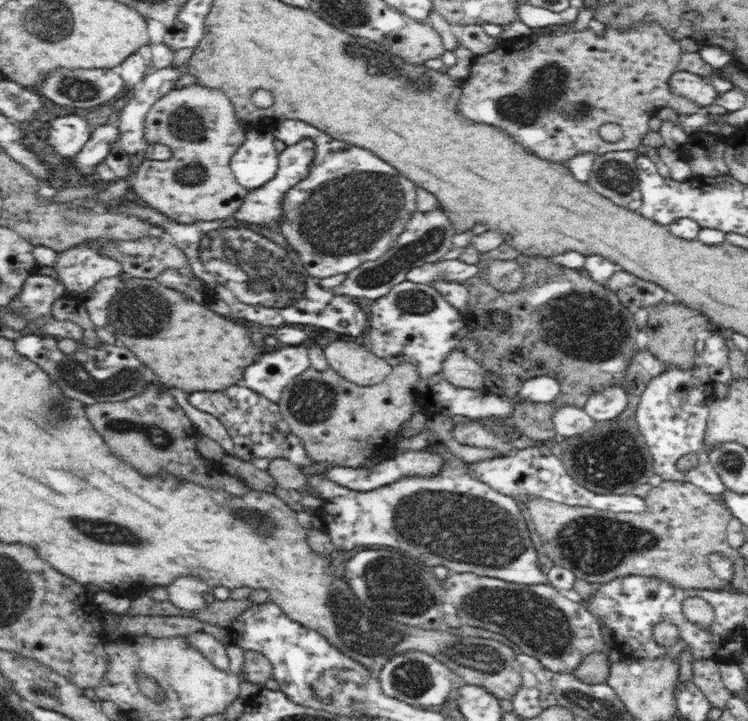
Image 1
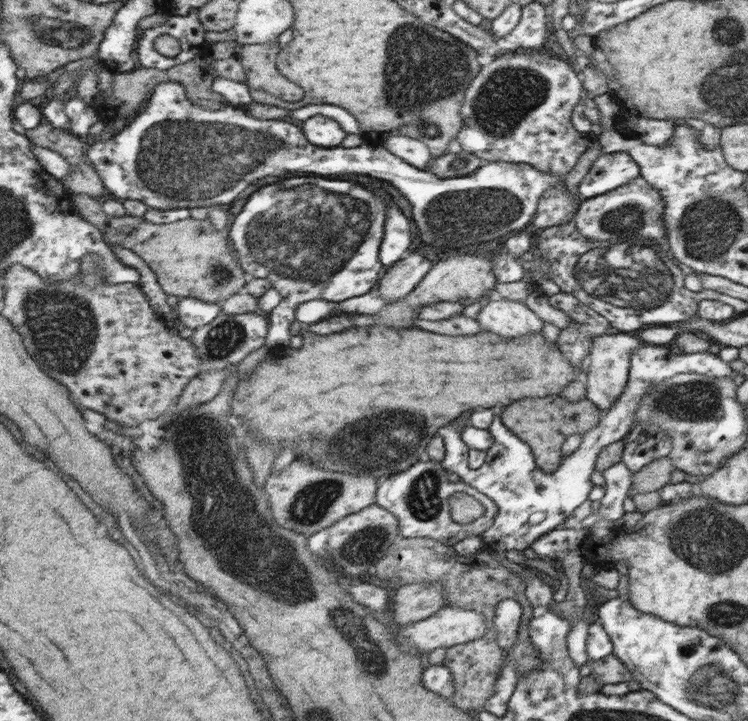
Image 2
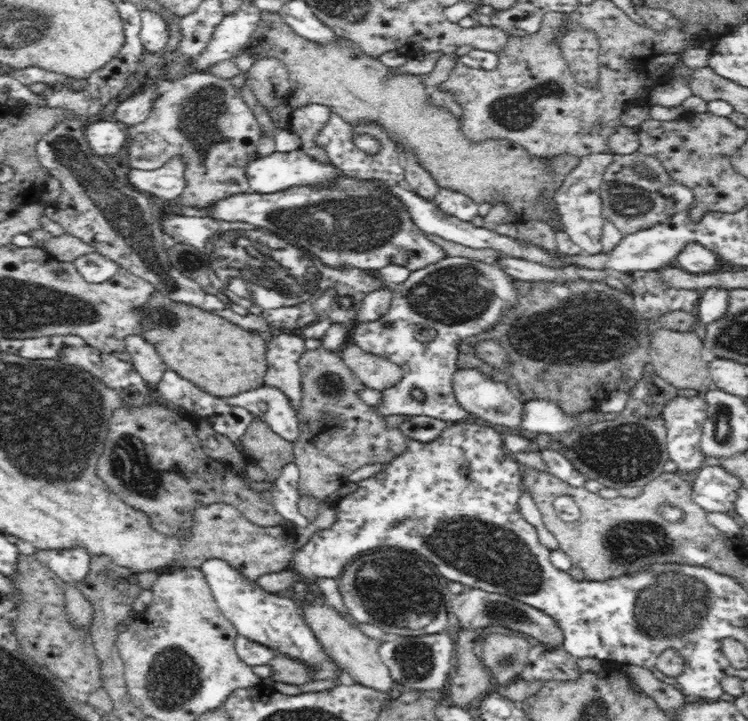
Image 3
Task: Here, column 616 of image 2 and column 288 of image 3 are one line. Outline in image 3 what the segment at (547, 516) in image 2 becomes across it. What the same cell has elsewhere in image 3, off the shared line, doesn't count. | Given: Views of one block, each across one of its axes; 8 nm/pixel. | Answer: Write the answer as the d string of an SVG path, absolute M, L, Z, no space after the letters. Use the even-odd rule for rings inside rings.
M260 386L256 390L224 398L227 404L248 409L255 418L263 420L275 434L293 442L300 438L298 419L286 394L276 387Z

